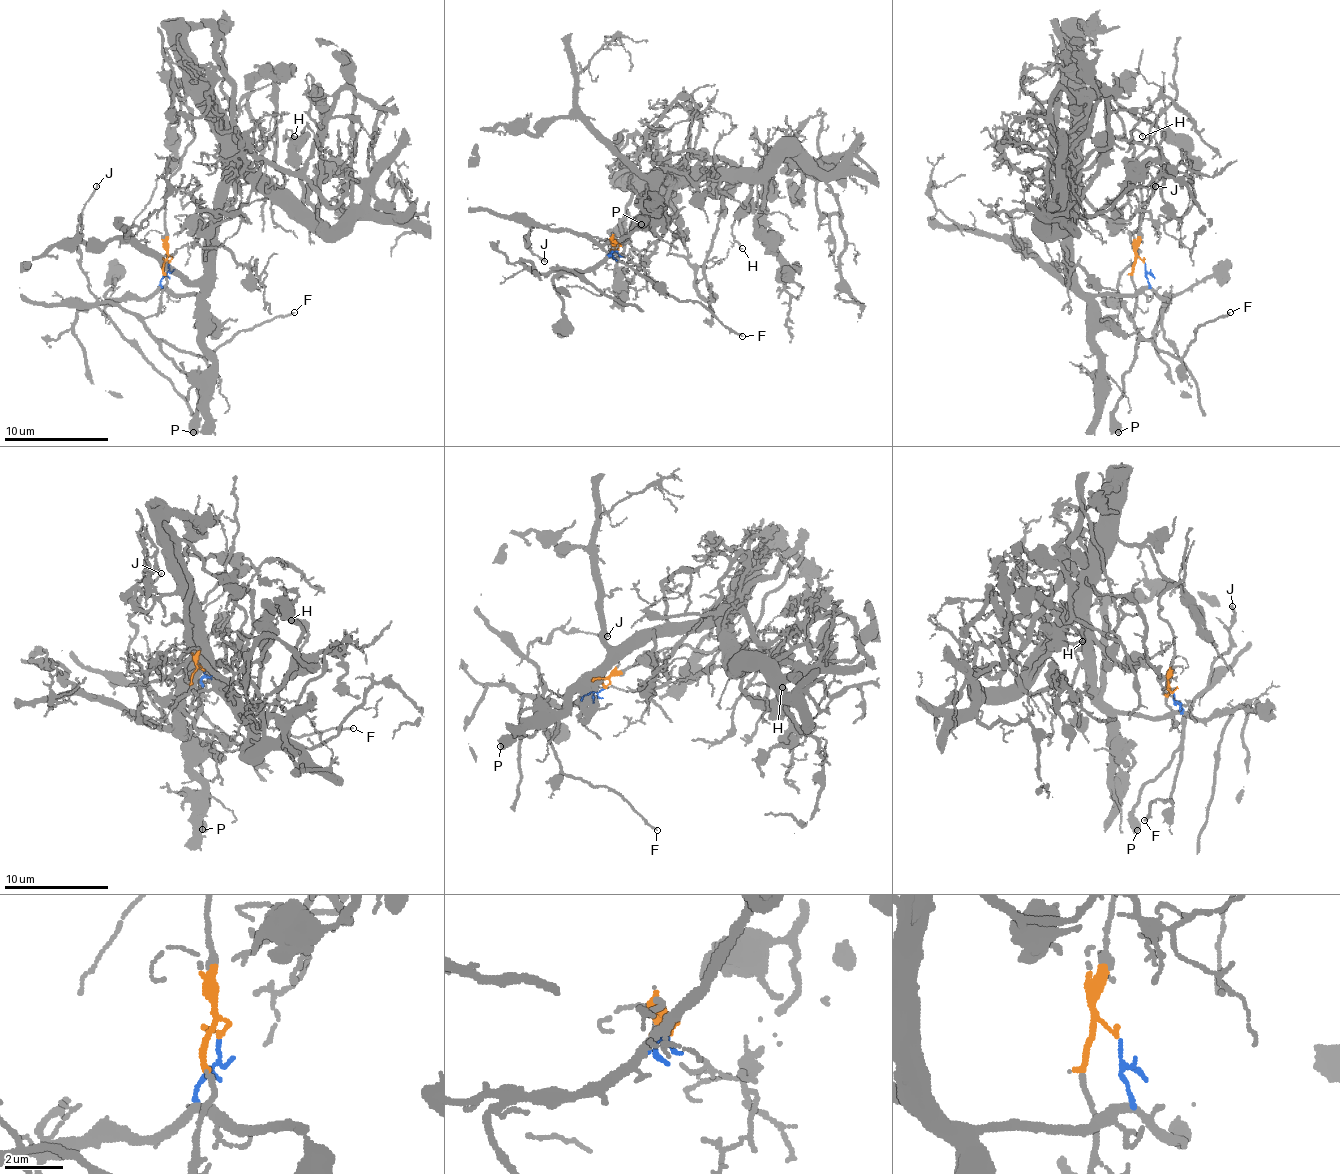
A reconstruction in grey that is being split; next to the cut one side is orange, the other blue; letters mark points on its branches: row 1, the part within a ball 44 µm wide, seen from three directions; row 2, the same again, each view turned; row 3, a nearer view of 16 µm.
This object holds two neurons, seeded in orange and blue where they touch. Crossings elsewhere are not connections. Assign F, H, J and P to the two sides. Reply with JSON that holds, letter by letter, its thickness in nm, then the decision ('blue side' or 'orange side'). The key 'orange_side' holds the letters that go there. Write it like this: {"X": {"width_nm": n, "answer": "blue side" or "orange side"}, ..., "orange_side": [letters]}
{"F": {"width_nm": 140, "answer": "orange side"}, "H": {"width_nm": 120, "answer": "blue side"}, "J": {"width_nm": 160, "answer": "orange side"}, "P": {"width_nm": 700, "answer": "orange side"}, "orange_side": ["F", "J", "P"]}

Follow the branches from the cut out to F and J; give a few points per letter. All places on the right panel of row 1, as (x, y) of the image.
F: (1144, 261), (1131, 271), (1131, 315), (1157, 349), (1181, 357), (1196, 331), (1230, 313)
J: (1144, 261), (1131, 271), (1131, 315), (1118, 276), (1136, 255), (1131, 237), (1155, 185)

